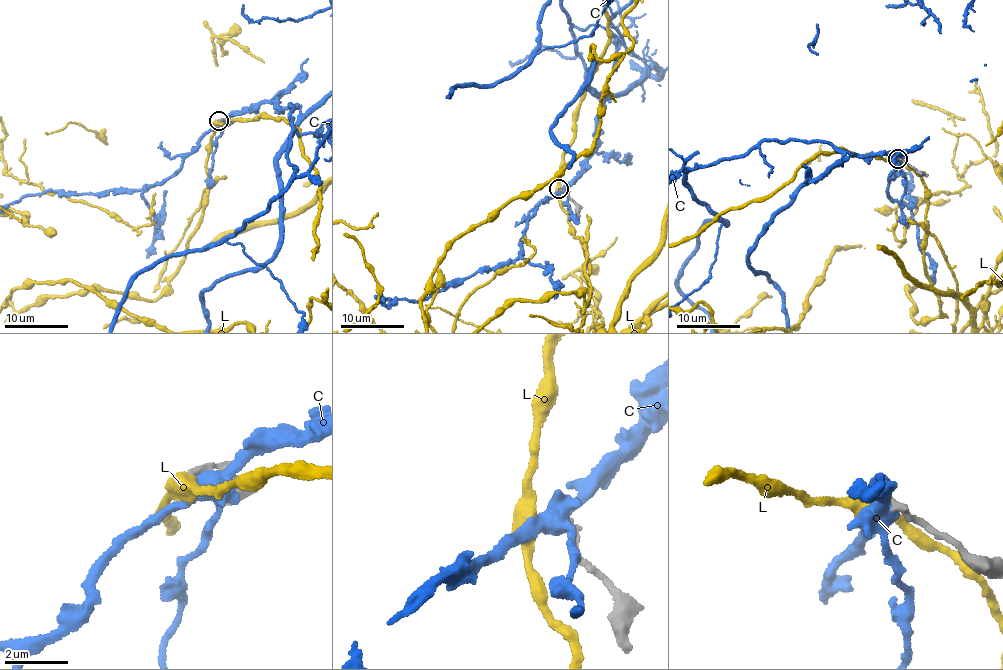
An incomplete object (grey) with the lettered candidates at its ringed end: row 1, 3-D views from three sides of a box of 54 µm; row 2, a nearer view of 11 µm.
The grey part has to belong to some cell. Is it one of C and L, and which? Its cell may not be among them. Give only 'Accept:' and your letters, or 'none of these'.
Accept: none of these

